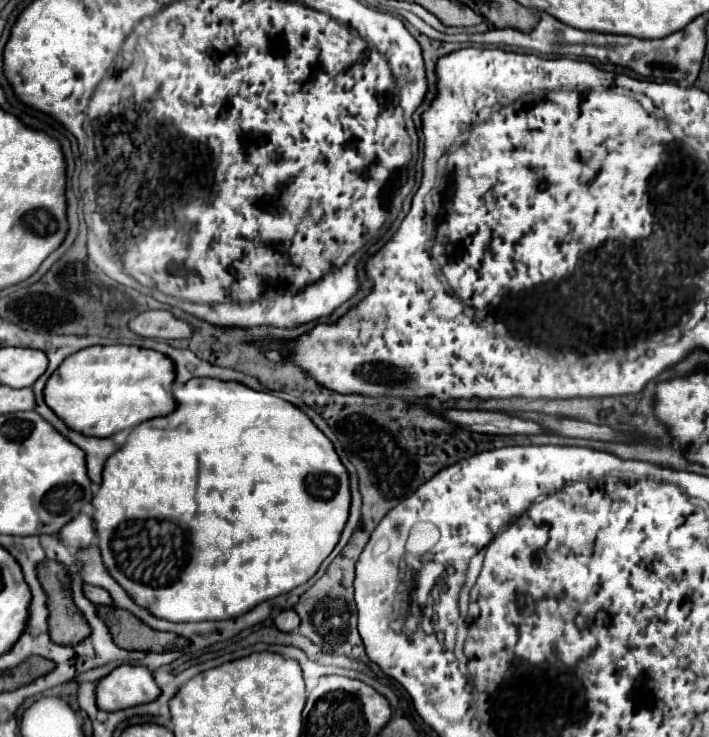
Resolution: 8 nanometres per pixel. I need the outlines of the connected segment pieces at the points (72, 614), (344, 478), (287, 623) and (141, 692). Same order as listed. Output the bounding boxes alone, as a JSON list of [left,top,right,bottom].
[[38,561,90,647],[94,379,350,621],[274,609,300,633],[96,665,162,711]]

